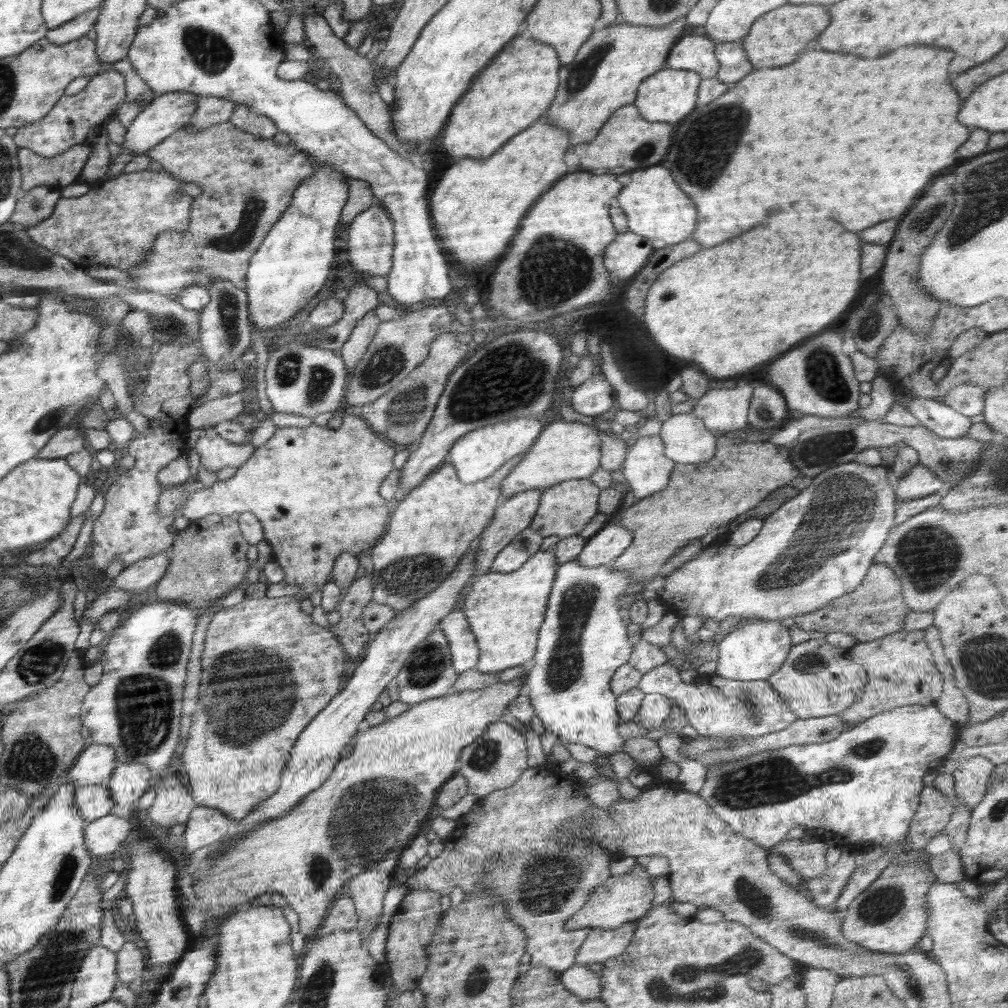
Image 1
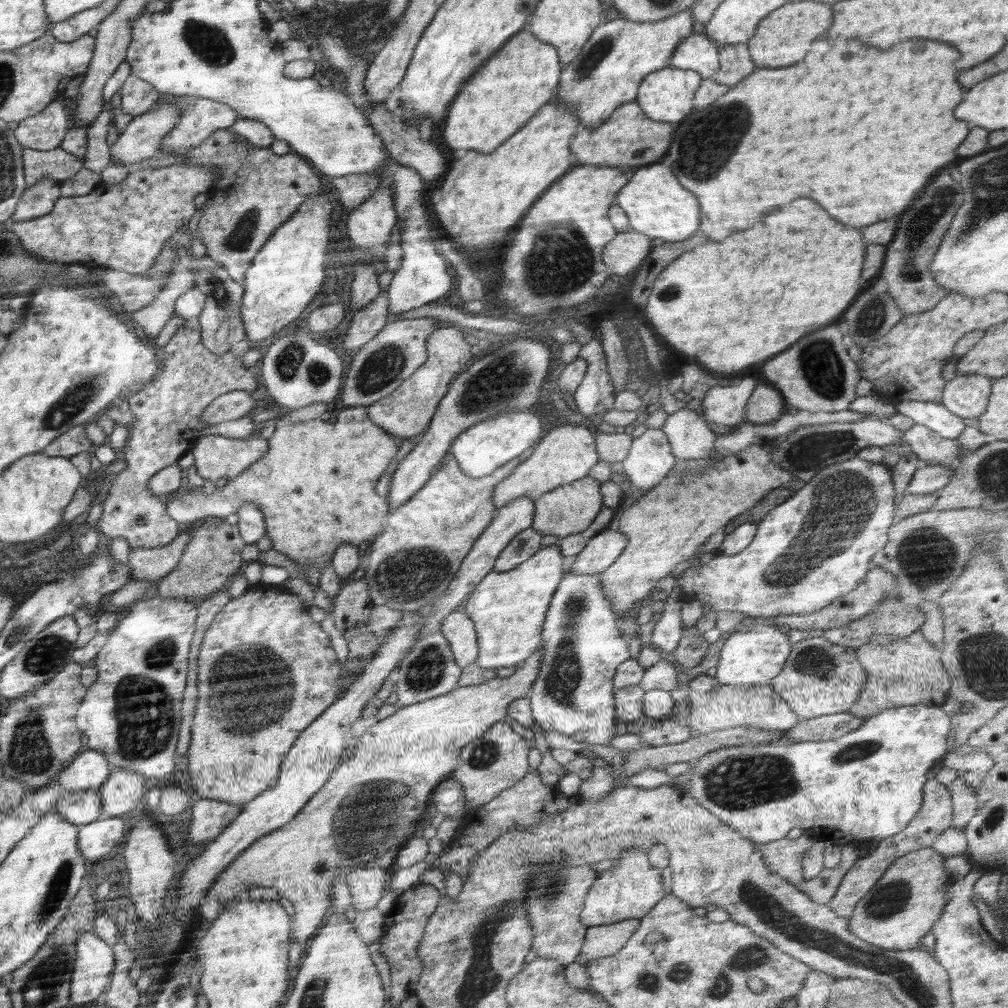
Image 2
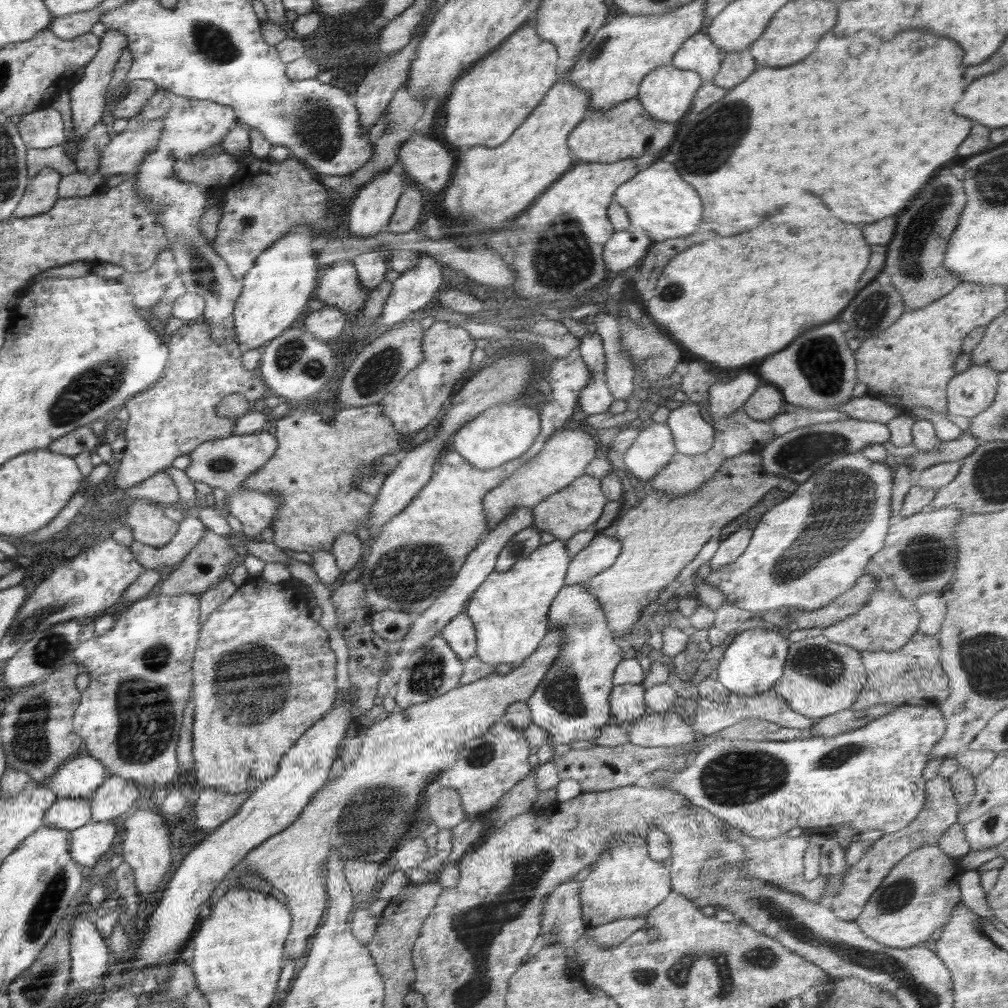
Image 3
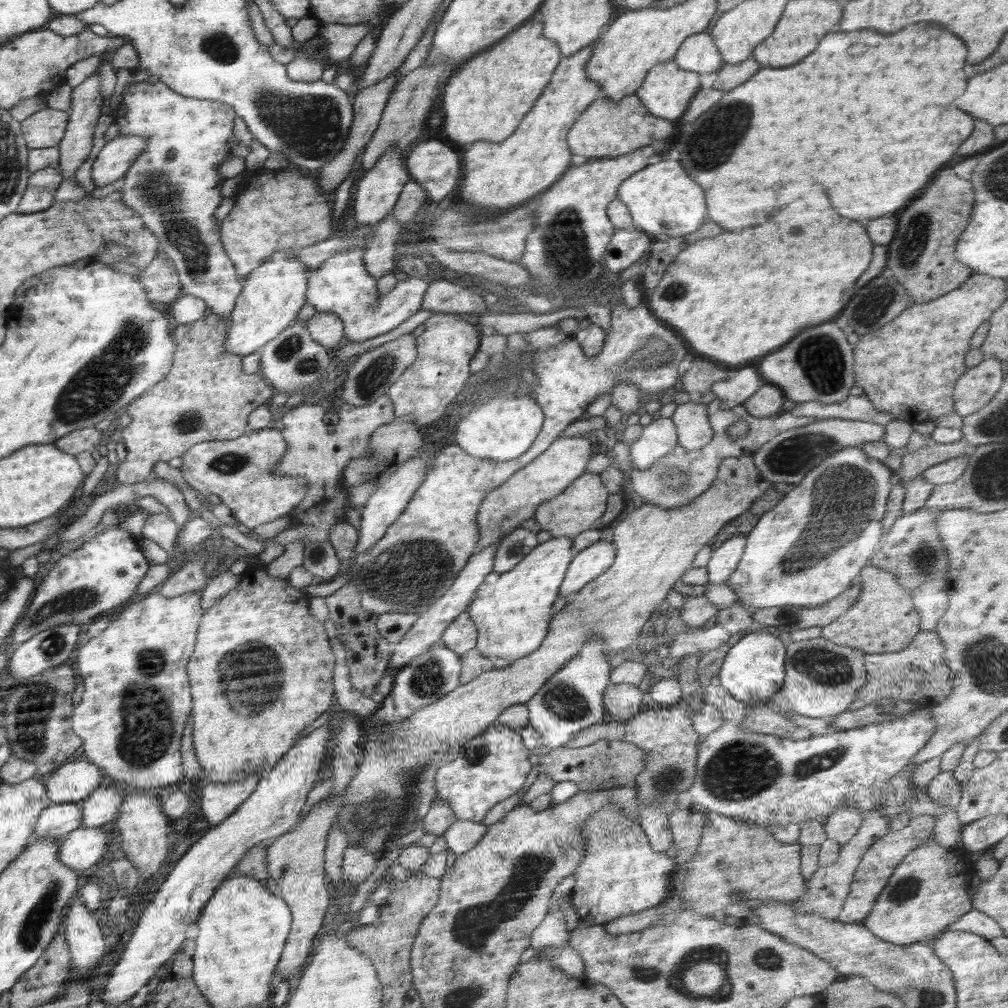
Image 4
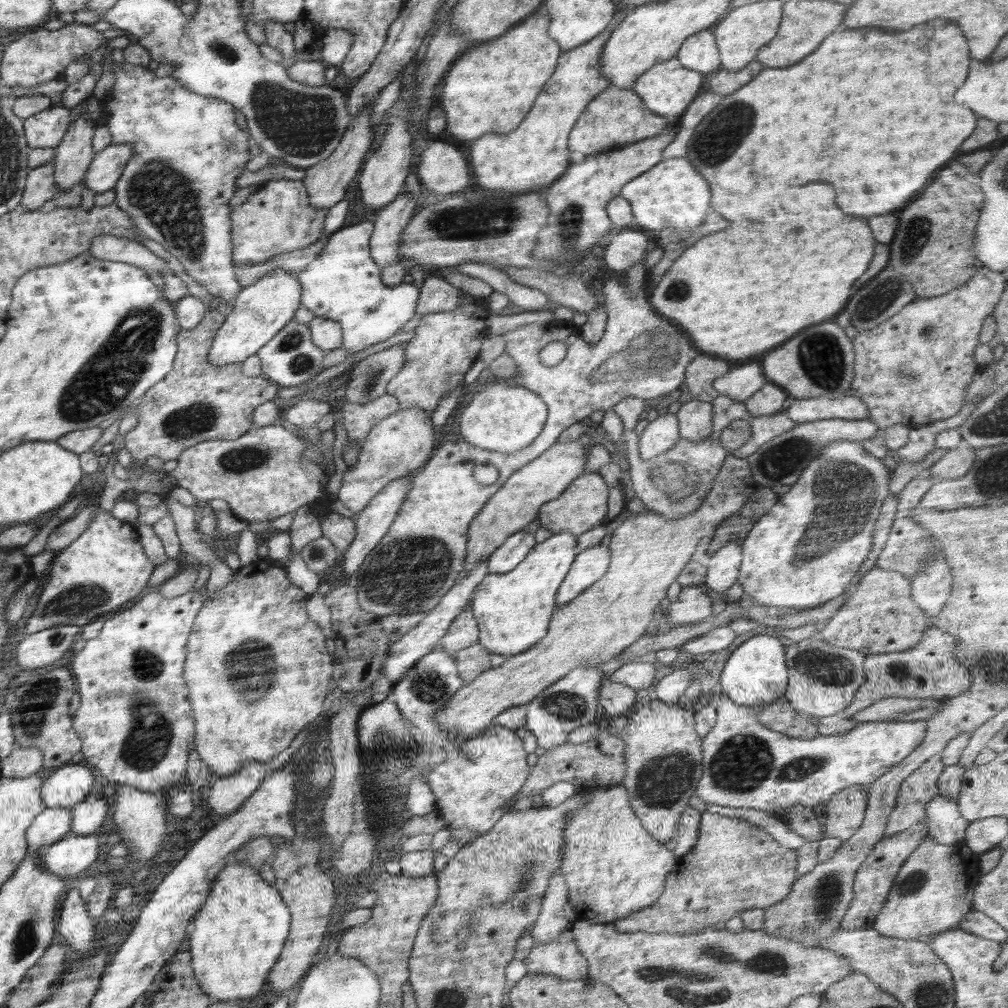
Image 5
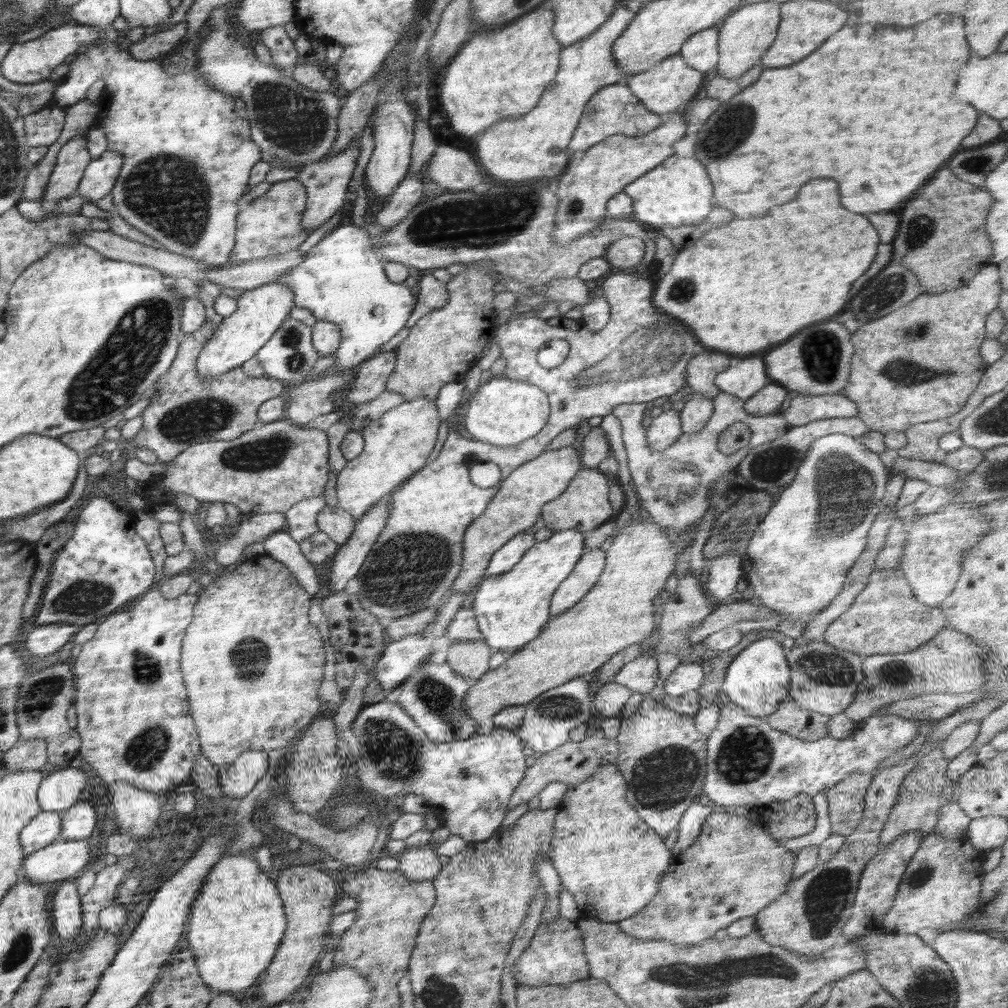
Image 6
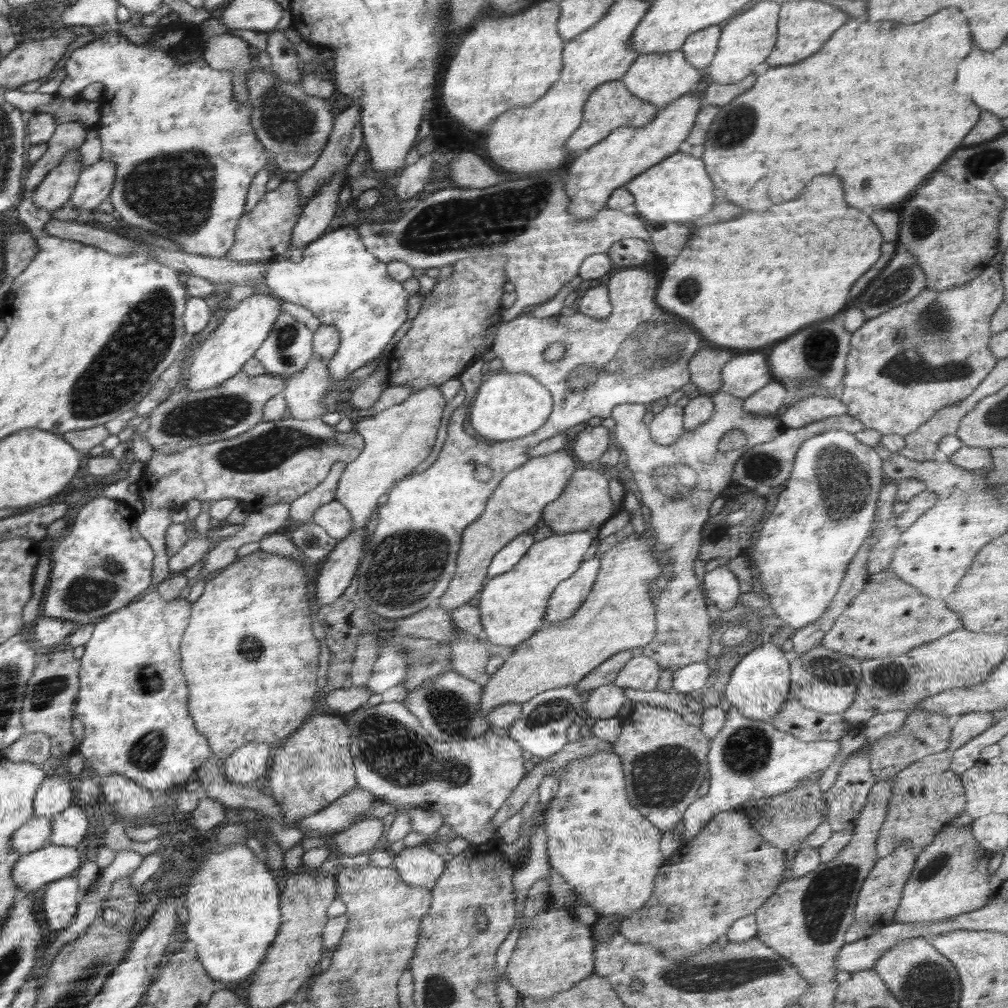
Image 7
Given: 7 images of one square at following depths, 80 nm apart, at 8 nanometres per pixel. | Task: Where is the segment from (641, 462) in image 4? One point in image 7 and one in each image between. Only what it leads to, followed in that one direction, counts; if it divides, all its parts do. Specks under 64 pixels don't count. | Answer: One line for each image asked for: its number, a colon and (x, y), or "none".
5: (662, 434)
6: (663, 431)
7: (666, 427)

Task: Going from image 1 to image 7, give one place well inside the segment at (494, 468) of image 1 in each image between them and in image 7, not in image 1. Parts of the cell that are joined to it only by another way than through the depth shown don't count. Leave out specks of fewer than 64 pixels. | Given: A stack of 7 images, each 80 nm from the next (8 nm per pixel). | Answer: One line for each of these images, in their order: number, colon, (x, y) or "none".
2: (485, 447)
3: (504, 432)
4: (502, 428)
5: (502, 418)
6: (504, 412)
7: (507, 406)

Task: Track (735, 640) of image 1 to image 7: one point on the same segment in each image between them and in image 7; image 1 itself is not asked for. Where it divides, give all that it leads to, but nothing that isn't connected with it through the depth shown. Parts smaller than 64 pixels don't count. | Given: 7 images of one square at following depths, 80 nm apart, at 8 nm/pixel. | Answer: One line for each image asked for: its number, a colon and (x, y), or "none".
2: (751, 656)
3: (754, 661)
4: (754, 668)
5: (756, 674)
6: (758, 679)
7: (759, 685)

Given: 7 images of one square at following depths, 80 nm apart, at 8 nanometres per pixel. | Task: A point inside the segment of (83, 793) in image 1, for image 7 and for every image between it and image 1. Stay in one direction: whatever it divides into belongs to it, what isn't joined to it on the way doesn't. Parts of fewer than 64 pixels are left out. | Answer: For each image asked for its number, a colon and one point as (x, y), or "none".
2: (80, 807)
3: (68, 813)
4: (59, 819)
5: (54, 823)
6: (45, 828)
7: (36, 832)

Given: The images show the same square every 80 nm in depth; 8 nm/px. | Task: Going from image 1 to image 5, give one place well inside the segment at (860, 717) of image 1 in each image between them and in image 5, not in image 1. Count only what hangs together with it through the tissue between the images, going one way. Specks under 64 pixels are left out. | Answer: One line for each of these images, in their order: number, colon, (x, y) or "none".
2: (906, 672)
3: (911, 675)
4: (917, 673)
5: (929, 670)

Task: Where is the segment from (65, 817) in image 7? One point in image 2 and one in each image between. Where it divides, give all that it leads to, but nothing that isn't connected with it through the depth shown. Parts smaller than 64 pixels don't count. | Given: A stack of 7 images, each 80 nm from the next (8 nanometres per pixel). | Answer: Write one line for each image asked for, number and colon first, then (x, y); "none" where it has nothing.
2: (123, 791)
3: (116, 795)
4: (103, 804)
5: (88, 815)
6: (79, 820)

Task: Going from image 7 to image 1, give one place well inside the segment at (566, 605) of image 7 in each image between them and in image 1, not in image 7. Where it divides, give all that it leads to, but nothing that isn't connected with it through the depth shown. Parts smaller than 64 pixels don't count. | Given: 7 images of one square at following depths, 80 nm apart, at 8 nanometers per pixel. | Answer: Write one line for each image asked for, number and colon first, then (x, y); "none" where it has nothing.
1: (610, 541)
2: (603, 549)
3: (603, 550)
4: (589, 563)
5: (590, 564)
6: (589, 568)

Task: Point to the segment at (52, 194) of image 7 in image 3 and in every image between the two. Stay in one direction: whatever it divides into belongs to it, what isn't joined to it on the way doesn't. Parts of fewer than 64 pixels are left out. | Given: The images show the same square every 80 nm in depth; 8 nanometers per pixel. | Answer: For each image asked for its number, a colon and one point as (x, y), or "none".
3: (87, 96)
4: (86, 102)
5: (74, 154)
6: (73, 157)

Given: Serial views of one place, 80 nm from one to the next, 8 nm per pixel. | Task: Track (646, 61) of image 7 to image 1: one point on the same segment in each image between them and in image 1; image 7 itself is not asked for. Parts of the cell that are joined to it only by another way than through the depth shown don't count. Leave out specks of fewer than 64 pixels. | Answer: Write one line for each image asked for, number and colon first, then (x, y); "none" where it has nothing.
1: (669, 95)
2: (667, 95)
3: (666, 93)
4: (667, 91)
5: (667, 88)
6: (670, 85)

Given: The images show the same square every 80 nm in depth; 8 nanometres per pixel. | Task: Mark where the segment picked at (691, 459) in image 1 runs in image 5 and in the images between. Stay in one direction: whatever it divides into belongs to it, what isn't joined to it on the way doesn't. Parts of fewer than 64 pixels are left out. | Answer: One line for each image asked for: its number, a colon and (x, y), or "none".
2: (690, 438)
3: (692, 435)
4: (691, 420)
5: (695, 418)

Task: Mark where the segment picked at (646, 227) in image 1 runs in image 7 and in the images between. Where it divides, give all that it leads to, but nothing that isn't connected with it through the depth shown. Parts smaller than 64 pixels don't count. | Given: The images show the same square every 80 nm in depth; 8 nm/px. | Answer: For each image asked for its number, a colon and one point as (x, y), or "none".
2: (656, 205)
3: (657, 200)
4: (662, 199)
5: (671, 195)
6: (678, 191)
7: (677, 190)

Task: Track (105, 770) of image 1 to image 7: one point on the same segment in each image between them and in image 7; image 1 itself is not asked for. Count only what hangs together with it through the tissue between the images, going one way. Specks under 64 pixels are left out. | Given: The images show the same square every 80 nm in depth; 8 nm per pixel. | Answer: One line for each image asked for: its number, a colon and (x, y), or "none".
2: (89, 770)
3: (80, 778)
4: (75, 781)
5: (66, 786)
6: (64, 787)
7: (56, 793)

